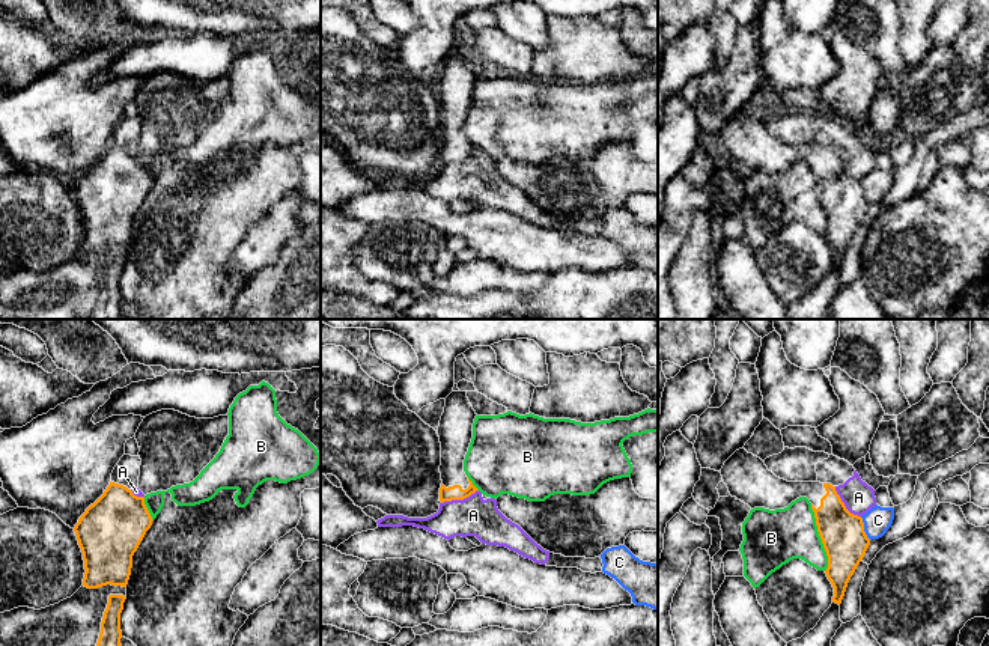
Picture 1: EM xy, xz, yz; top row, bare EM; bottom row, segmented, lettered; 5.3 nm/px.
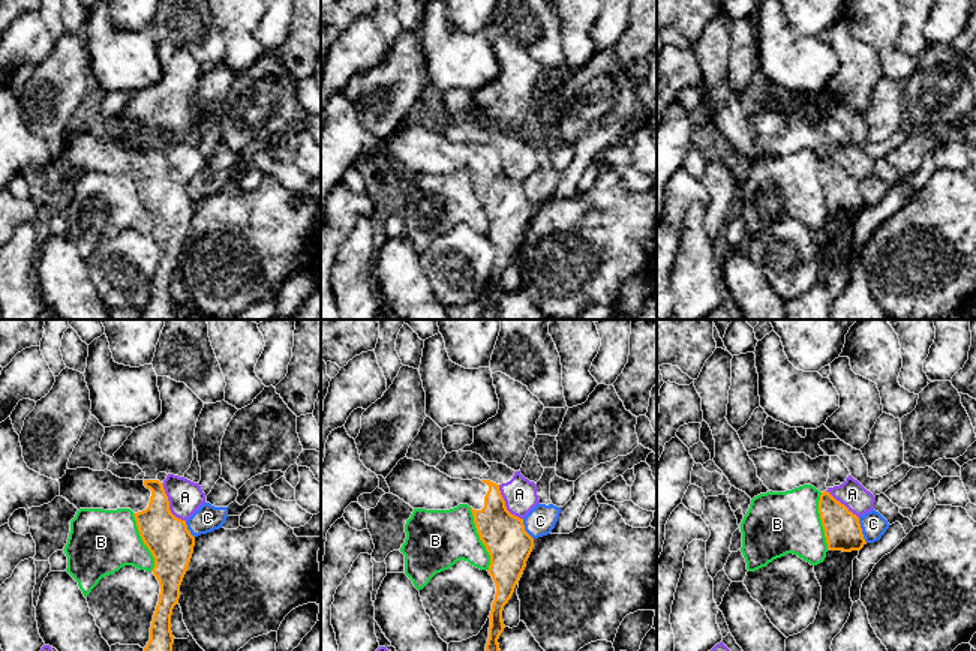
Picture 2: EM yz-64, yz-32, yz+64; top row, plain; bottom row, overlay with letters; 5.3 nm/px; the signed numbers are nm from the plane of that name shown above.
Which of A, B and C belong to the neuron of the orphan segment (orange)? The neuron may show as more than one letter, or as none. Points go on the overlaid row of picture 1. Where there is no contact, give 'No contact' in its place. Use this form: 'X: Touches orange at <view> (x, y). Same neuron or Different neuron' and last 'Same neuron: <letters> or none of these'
A: Touches orange at xz (459, 499). Different neuron
B: Touches orange at yz (821, 538). Different neuron
C: Touches orange at yz (863, 529). Different neuron
Same neuron: none of these

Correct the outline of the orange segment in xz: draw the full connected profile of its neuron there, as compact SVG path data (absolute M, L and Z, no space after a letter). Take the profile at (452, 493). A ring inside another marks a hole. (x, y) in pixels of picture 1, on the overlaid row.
M452 392L446 398L444 413L438 426L441 443L440 501L464 500L479 491L464 471L464 459L473 438L476 419L467 392Z

